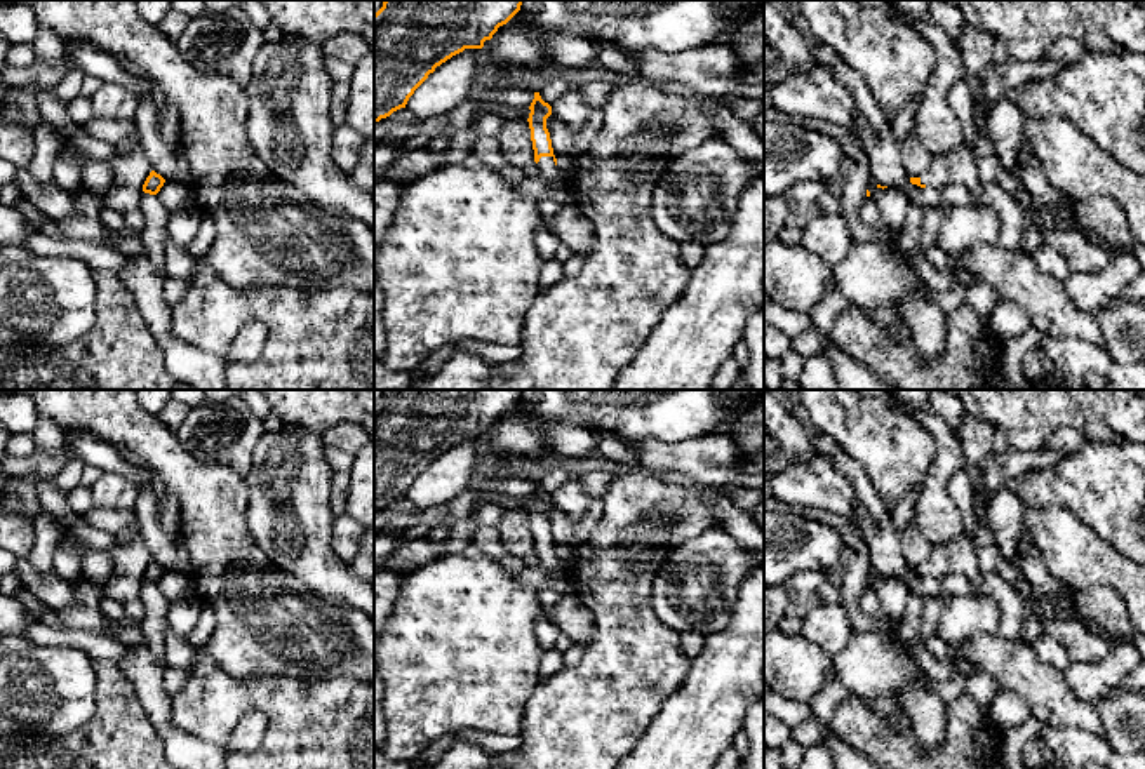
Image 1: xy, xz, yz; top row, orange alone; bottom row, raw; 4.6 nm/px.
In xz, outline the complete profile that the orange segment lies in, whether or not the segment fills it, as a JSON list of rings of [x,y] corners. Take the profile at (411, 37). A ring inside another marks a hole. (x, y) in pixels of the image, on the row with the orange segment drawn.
[[[385,0],[374,14],[374,124],[405,108],[437,66],[465,49],[482,49],[520,5],[522,0]]]

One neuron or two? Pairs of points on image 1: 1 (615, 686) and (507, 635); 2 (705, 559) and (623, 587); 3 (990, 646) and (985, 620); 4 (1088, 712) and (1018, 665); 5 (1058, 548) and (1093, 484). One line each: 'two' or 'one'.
1: two
2: two
3: two
4: one
5: two

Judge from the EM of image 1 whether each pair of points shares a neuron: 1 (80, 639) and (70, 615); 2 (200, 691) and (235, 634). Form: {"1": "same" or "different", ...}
{"1": "different", "2": "different"}

